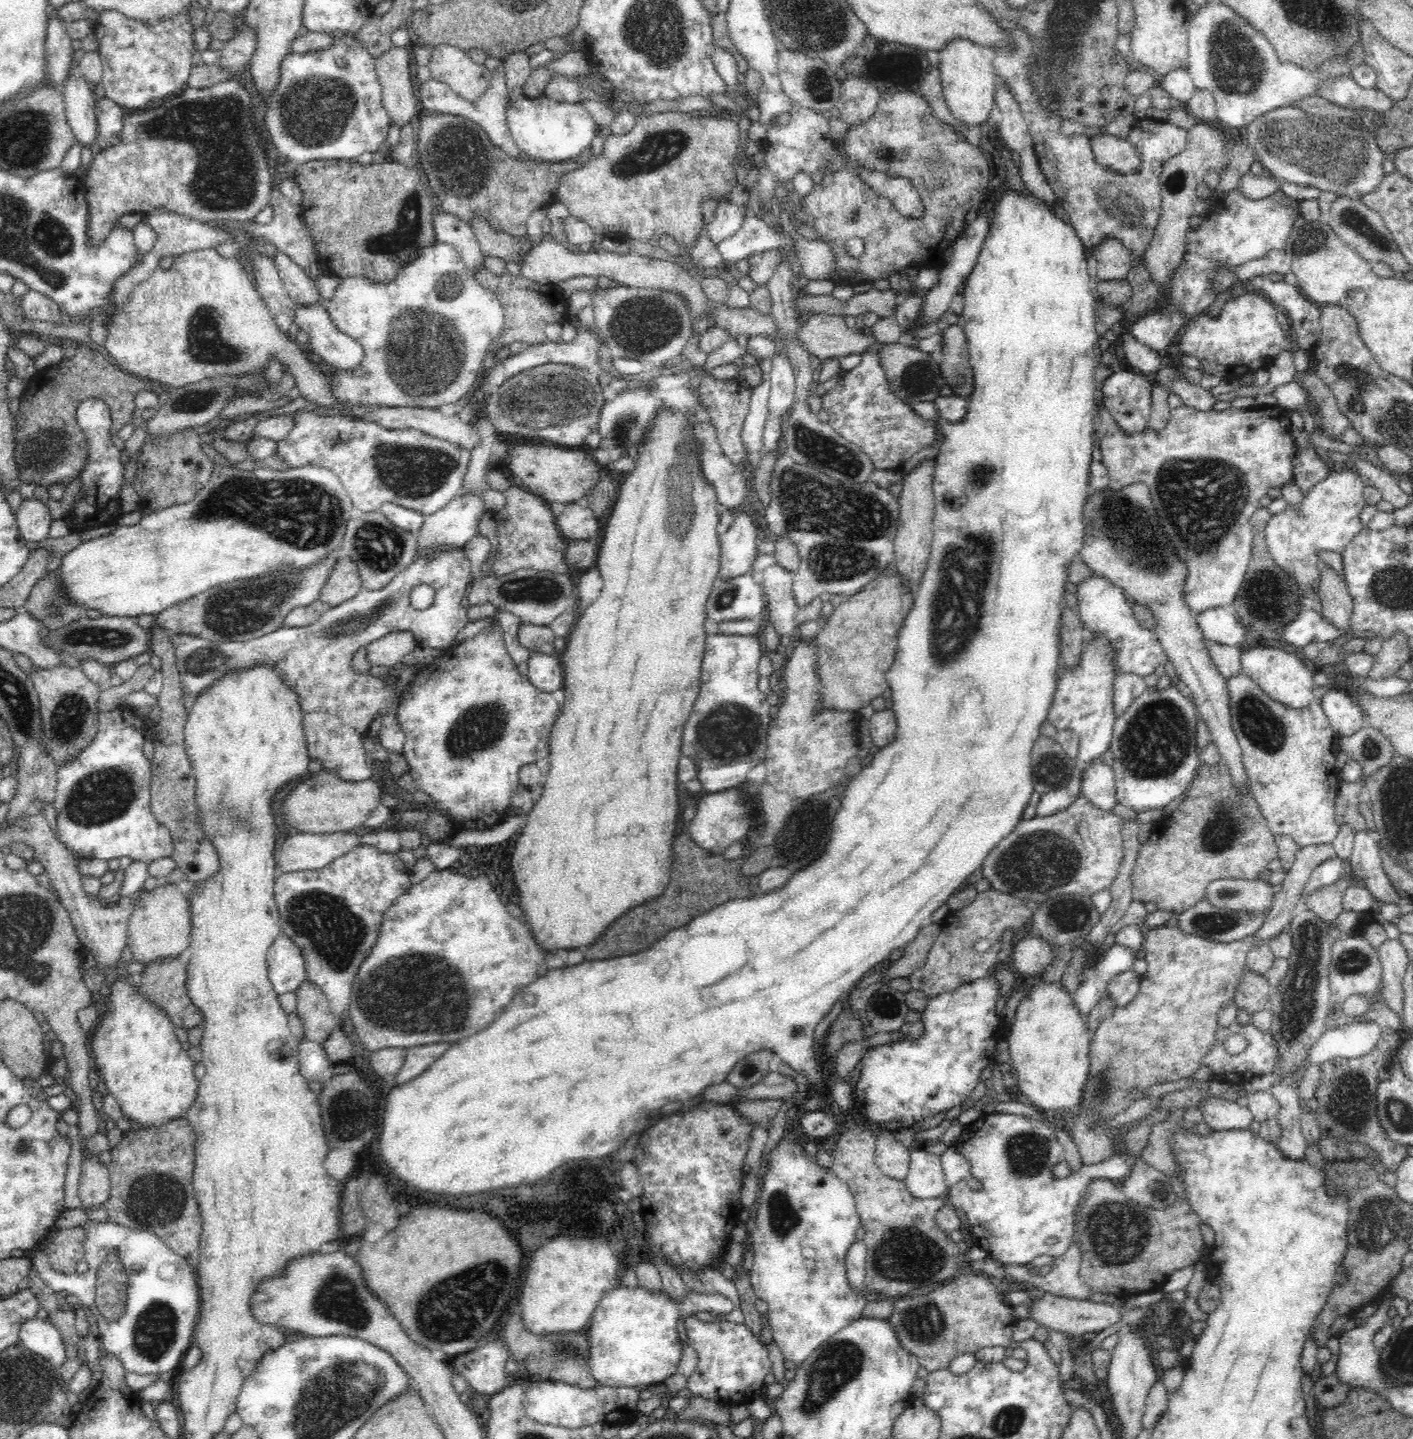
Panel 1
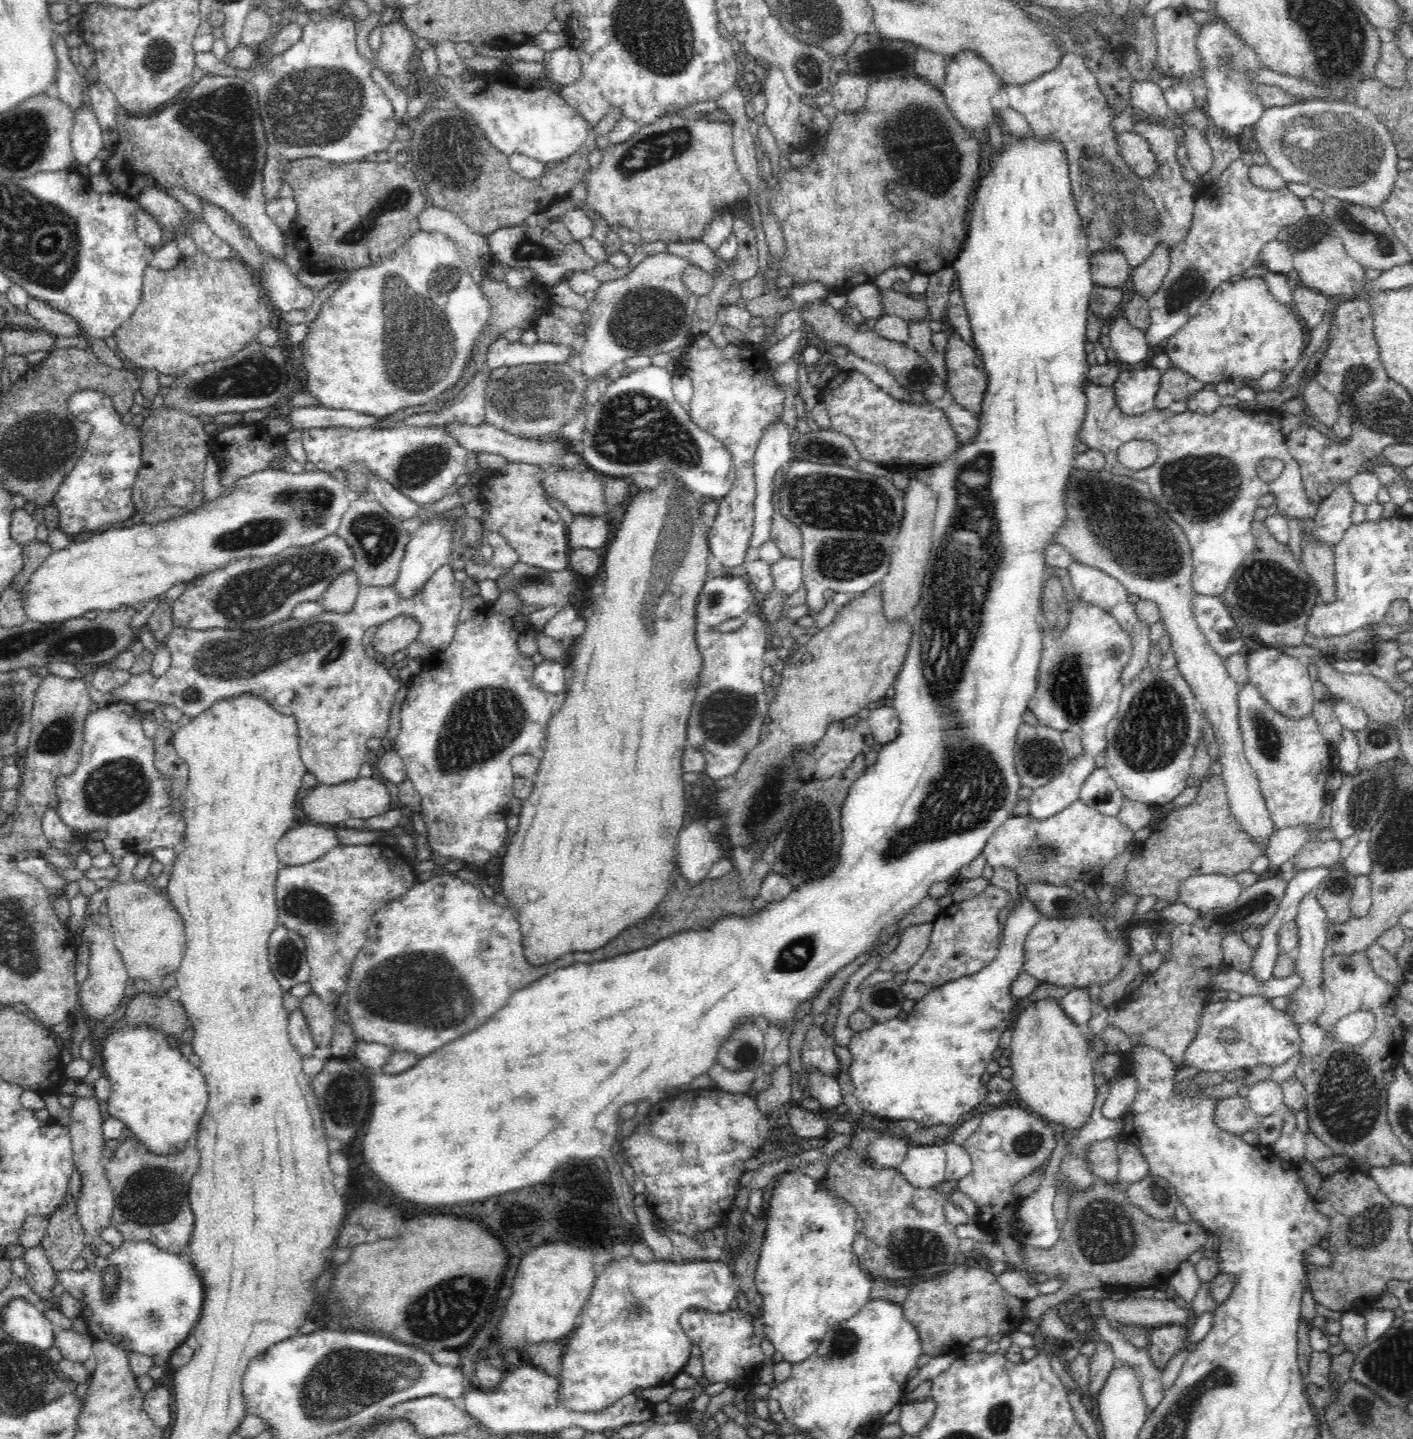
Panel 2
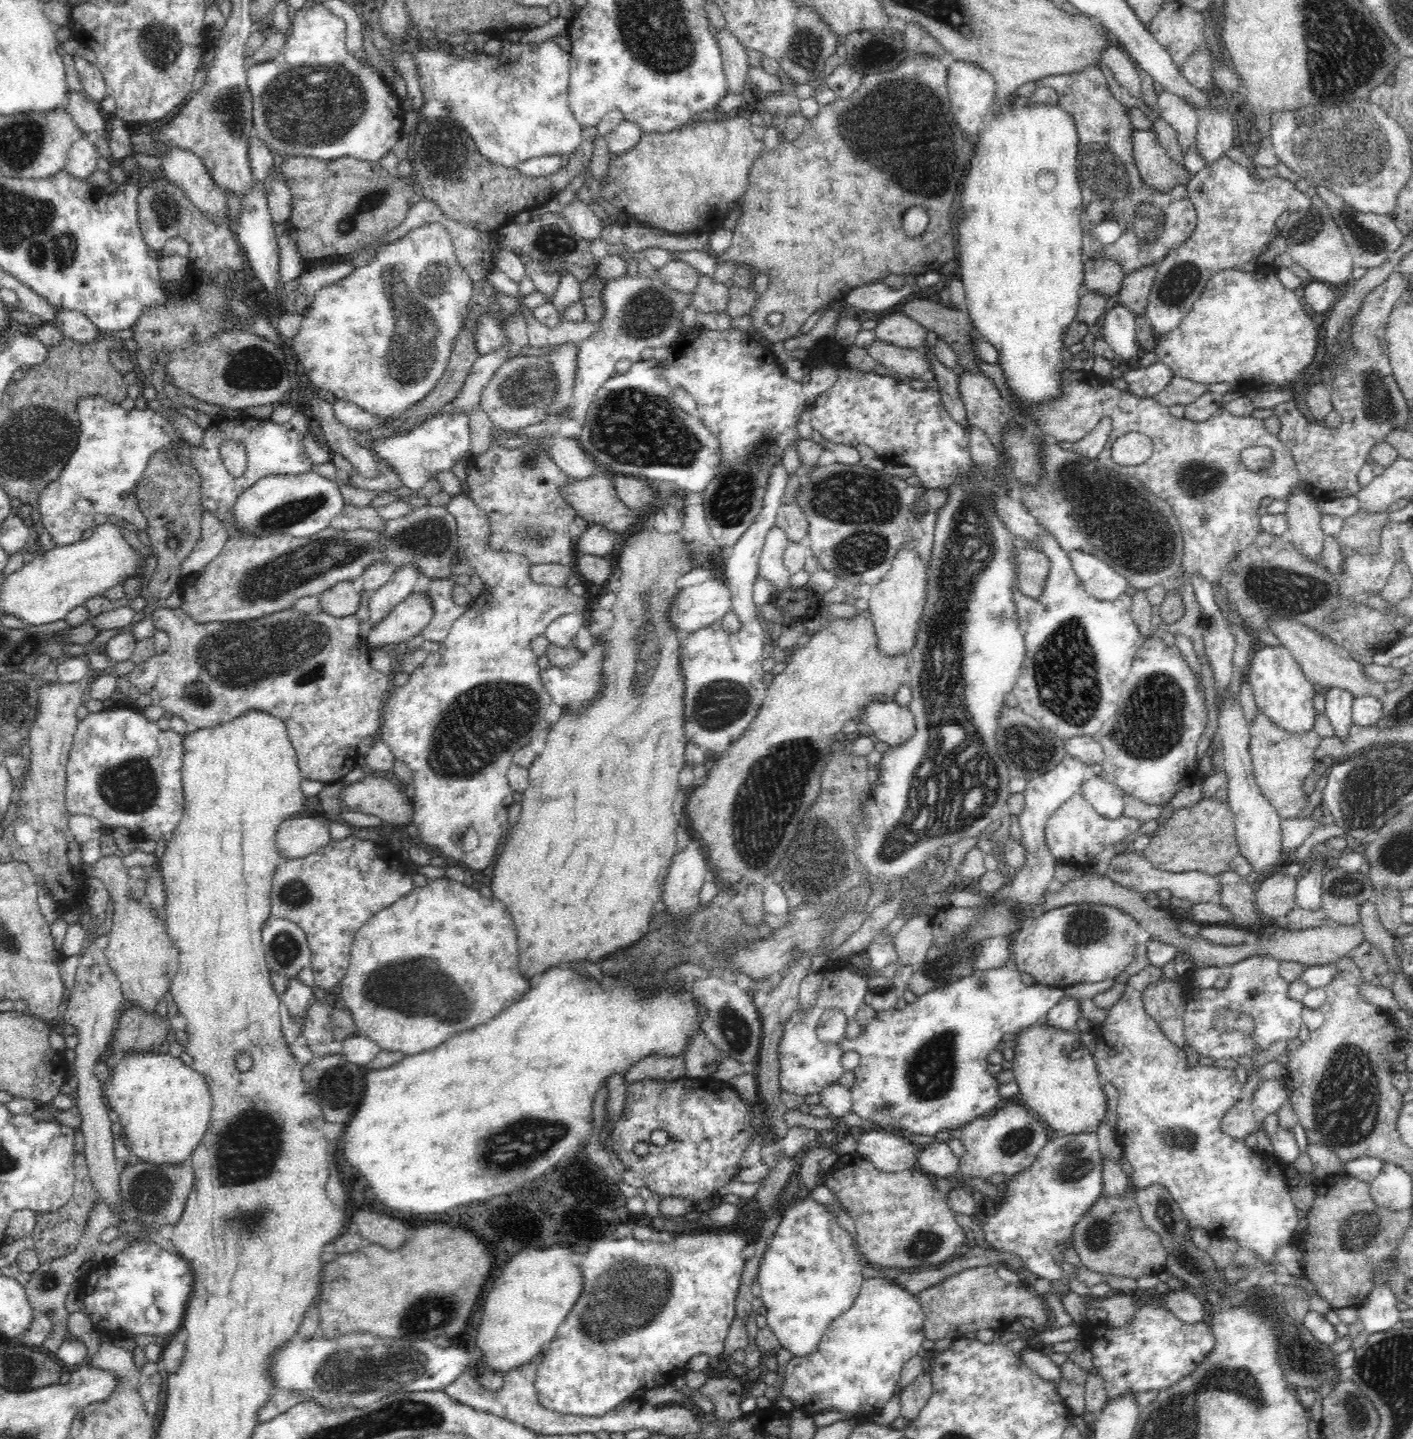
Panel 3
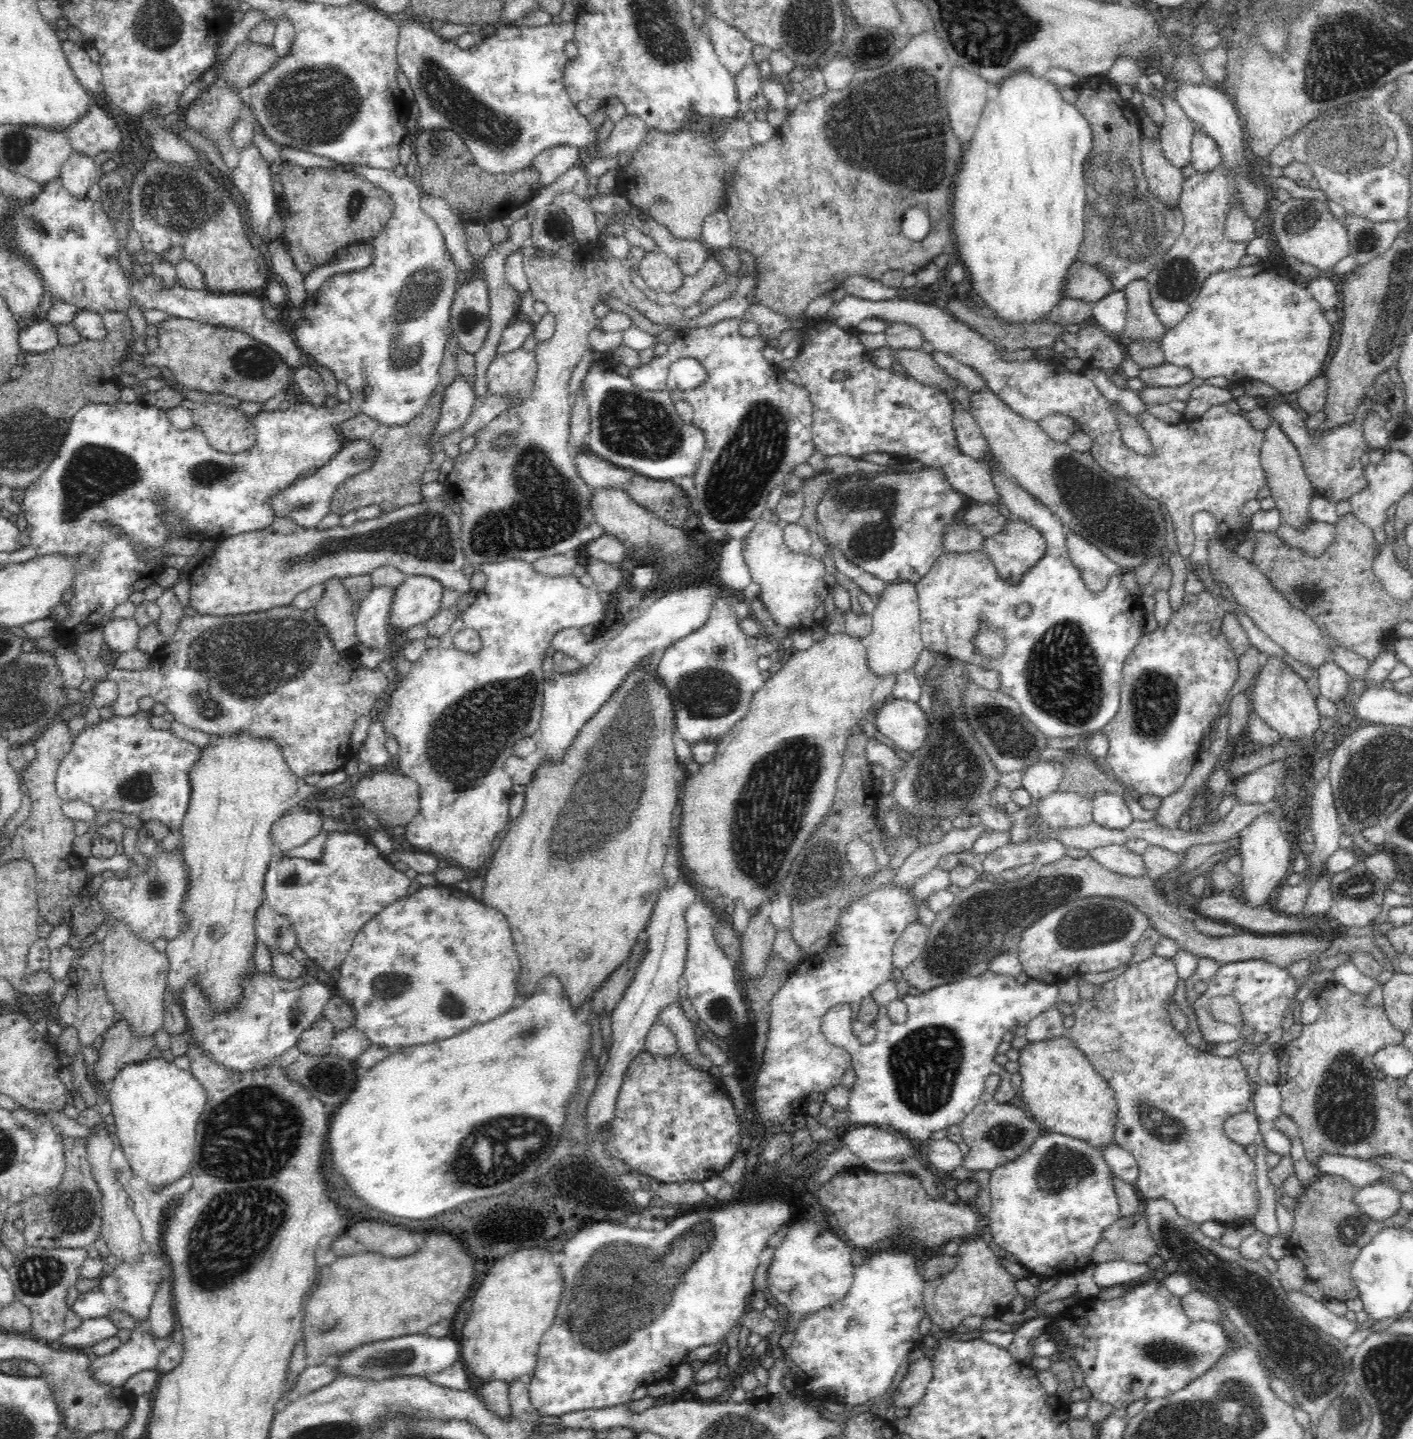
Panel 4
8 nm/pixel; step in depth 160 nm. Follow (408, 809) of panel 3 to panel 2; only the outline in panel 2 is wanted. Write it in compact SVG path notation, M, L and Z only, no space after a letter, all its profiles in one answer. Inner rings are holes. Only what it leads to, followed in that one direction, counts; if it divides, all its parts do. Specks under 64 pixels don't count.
M358 777L356 780L340 783L334 786L318 783L311 790L307 790L306 796L301 799L302 812L306 814L306 820L312 823L321 823L327 826L344 827L344 821L348 818L372 818L380 816L390 809L390 790L385 782L371 777Z

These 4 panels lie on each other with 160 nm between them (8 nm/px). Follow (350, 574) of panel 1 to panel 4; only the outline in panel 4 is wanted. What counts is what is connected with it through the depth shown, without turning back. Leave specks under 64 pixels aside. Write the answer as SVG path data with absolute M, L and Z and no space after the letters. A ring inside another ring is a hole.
M332 578L314 606L315 620L322 624L335 652L353 651L358 644L355 638L356 605L342 580Z

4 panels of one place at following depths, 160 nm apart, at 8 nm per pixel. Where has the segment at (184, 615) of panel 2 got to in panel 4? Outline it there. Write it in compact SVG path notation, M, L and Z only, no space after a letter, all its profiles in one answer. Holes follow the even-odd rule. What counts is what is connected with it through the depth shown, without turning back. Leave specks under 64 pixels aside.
M447 489L435 499L428 499L427 502L422 502L418 505L408 505L402 509L392 510L388 514L381 514L379 517L375 517L368 520L356 521L352 526L344 527L341 525L322 530L320 527L304 527L300 523L294 522L289 516L279 516L274 519L272 524L266 526L262 530L255 530L254 532L245 532L237 534L236 536L229 536L221 541L219 547L212 552L209 556L203 558L188 574L190 579L189 588L189 606L192 606L198 614L202 615L222 615L222 616L234 616L240 614L250 614L254 612L262 612L281 606L291 606L292 601L296 598L296 594L302 592L302 590L308 590L315 585L325 585L332 578L344 579L348 577L355 577L359 575L371 575L371 573L382 566L392 566L393 568L402 571L404 575L410 577L412 575L426 575L433 576L438 582L446 589L457 590L460 594L464 594L470 591L470 580L463 574L462 569L465 565L465 556L462 550L462 544L459 540L459 515L447 506L447 501L450 495L447 493Z

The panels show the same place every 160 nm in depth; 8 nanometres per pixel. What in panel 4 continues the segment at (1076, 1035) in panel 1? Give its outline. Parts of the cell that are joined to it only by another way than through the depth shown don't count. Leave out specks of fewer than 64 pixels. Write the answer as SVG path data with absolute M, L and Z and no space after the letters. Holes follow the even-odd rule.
M1060 1035L1043 1041L1021 1048L1017 1062L1022 1076L1022 1102L1043 1126L1044 1132L1065 1134L1086 1141L1094 1148L1108 1148L1115 1142L1113 1134L1117 1124L1112 1087L1069 1039Z

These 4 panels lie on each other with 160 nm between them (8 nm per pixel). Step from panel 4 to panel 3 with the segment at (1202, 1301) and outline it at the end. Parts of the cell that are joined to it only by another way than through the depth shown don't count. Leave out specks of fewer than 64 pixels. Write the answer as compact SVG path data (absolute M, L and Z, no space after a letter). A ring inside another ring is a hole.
M1170 1291L1164 1294L1168 1309L1173 1311L1182 1322L1196 1323L1206 1316L1204 1298L1188 1291Z

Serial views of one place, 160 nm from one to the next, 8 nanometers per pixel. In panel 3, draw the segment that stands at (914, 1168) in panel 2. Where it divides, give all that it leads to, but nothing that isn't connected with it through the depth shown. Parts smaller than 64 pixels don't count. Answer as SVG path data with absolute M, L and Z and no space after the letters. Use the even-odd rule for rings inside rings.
M932 1142L924 1144L922 1152L918 1154L916 1166L927 1175L946 1178L953 1176L959 1169L959 1158L950 1150L948 1143Z

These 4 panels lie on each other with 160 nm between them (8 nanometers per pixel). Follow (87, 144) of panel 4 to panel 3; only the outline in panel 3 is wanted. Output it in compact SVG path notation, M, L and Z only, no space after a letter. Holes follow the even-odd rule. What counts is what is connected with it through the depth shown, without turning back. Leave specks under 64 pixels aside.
M70 92L65 109L74 119L76 128L81 135L91 137L91 134L96 132L100 136L108 136L109 124L105 123L99 106L80 92Z

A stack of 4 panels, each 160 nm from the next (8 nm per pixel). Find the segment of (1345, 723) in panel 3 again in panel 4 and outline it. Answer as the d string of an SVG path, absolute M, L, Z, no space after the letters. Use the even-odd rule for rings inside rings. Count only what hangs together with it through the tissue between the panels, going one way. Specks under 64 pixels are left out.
M1334 661L1324 662L1317 672L1321 698L1334 704L1347 695L1350 679Z

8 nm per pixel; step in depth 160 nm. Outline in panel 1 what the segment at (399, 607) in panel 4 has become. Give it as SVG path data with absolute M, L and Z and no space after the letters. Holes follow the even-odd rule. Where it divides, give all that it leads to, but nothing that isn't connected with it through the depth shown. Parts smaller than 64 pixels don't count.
M391 631L390 634L384 634L382 638L375 639L366 646L368 660L371 666L394 667L398 662L402 662L402 658L411 653L417 645L410 631Z

